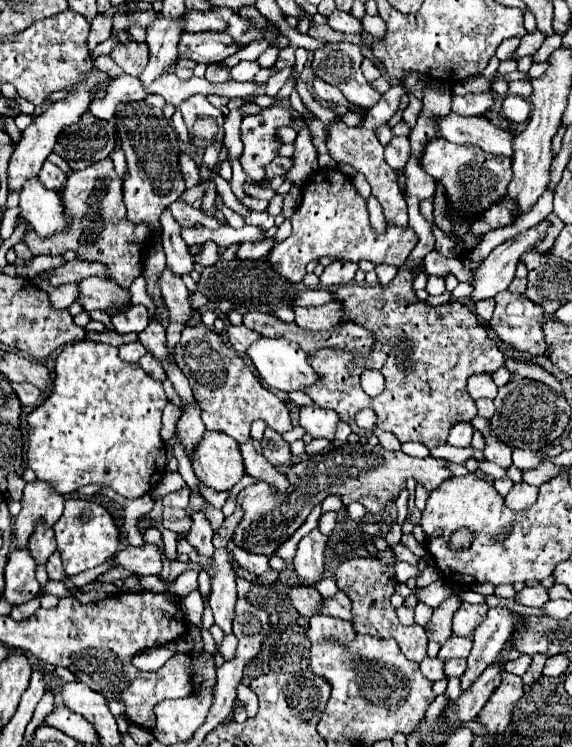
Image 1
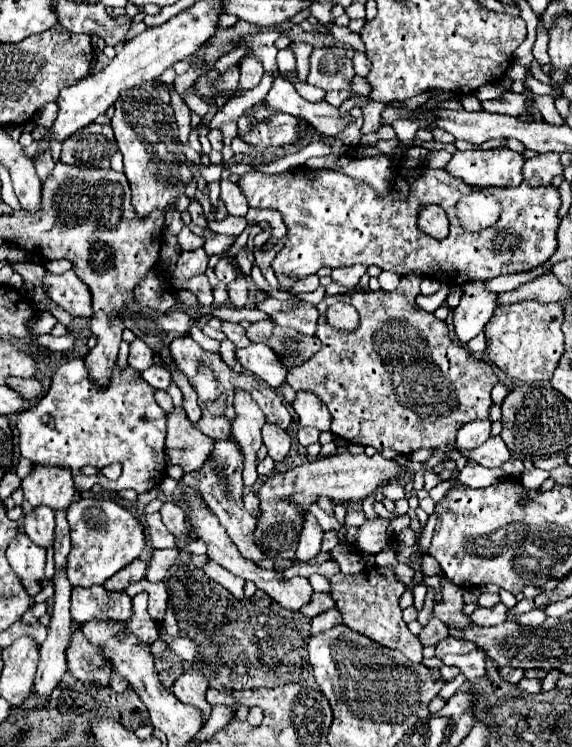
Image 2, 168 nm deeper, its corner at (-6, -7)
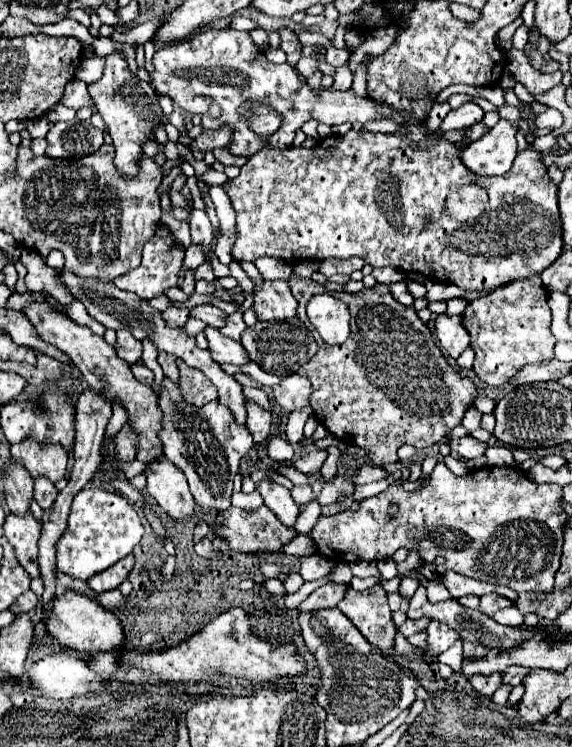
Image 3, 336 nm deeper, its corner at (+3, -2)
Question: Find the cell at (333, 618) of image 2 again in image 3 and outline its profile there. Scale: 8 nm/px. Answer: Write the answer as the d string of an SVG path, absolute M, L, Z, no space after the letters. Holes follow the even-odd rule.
M328 583L328 585L322 585L310 597L306 597L298 605L298 611L312 611L312 609L336 607L338 601L346 595L346 591L348 591L348 585L344 585L344 583Z

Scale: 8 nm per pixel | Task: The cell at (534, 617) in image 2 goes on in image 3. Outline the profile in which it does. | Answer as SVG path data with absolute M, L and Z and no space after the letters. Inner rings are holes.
M516 607L502 609L502 611L498 611L498 613L496 613L492 619L494 619L496 623L510 625L510 627L520 627L520 625L522 625L522 613L520 613Z

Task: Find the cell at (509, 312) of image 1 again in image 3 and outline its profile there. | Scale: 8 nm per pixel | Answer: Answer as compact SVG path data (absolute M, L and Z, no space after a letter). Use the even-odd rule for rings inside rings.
M538 275L508 283L492 293L468 303L462 313L462 325L470 333L470 347L476 353L474 373L490 387L508 383L524 365L548 361L554 357L556 337L550 333L550 307L548 289L542 287Z

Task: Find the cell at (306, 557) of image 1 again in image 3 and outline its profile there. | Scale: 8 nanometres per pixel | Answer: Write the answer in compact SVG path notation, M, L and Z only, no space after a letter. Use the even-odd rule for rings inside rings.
M262 479L256 483L256 491L262 495L266 507L270 507L270 511L274 511L274 515L288 527L294 527L300 509L294 503L290 491L282 485L278 485L272 479Z

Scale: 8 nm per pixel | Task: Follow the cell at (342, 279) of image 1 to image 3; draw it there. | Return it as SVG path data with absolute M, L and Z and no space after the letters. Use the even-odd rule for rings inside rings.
M330 257L330 259L318 261L318 271L322 275L326 275L326 277L336 275L336 273L350 275L352 271L358 271L362 267L364 267L364 261L358 259L358 257L348 257L348 259L334 259L334 257Z

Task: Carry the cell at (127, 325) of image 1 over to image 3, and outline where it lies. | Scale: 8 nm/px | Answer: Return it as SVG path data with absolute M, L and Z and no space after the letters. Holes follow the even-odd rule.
M154 235L154 237L144 245L141 264L133 269L133 276L135 278L132 276L131 270L114 279L113 283L123 291L135 293L140 299L158 297L158 295L164 293L164 289L176 285L176 277L178 277L182 259L184 259L184 247L180 245L180 241L178 241L174 235L168 235L168 237Z

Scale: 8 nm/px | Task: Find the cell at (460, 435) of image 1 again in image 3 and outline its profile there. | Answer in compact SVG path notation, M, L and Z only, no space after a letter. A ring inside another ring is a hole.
M470 409L466 415L464 415L464 419L462 419L462 425L468 429L468 431L474 431L474 429L478 429L480 427L480 419L482 419L482 413L478 411L478 409Z

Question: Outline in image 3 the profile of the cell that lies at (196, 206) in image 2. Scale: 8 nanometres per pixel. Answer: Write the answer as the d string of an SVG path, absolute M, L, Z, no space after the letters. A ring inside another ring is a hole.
M192 209L188 223L190 223L190 233L192 233L192 243L204 249L206 263L210 263L210 245L214 241L214 231L212 231L208 215L200 209Z

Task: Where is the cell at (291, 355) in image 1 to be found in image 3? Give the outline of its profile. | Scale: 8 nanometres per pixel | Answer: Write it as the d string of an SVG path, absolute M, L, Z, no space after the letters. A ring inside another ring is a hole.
M206 327L204 329L206 341L208 341L208 351L212 355L212 359L216 363L232 363L232 365L244 365L250 361L248 353L244 351L242 343L232 341L228 337L224 337L216 327Z

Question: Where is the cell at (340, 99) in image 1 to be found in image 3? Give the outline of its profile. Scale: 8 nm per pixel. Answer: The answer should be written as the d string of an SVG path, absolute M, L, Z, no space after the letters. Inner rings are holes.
M348 63L346 65L342 65L342 67L338 67L336 69L336 75L334 75L334 87L336 89L340 89L340 91L346 91L346 89L350 89L352 87L352 71L348 69Z

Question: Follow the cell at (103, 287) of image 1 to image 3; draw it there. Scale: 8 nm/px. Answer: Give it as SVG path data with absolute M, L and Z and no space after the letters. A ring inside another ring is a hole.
M26 247L22 251L20 261L28 269L28 275L26 275L26 287L28 287L28 291L32 291L32 293L48 291L58 303L64 303L64 305L74 301L74 297L70 295L70 291L60 283L56 271L44 263L44 259L38 255L38 251L30 251Z

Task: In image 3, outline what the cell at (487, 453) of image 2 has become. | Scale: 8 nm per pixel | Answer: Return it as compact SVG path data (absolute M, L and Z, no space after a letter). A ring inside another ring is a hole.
M466 435L466 437L458 437L458 439L450 439L448 441L448 447L458 453L460 457L466 457L466 459L474 459L474 457L482 457L484 451L486 451L486 443Z

